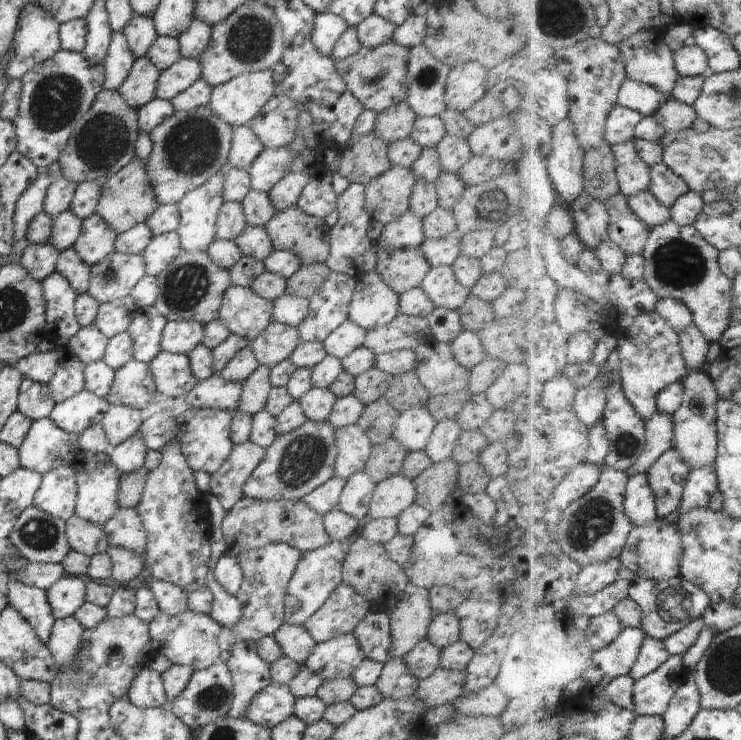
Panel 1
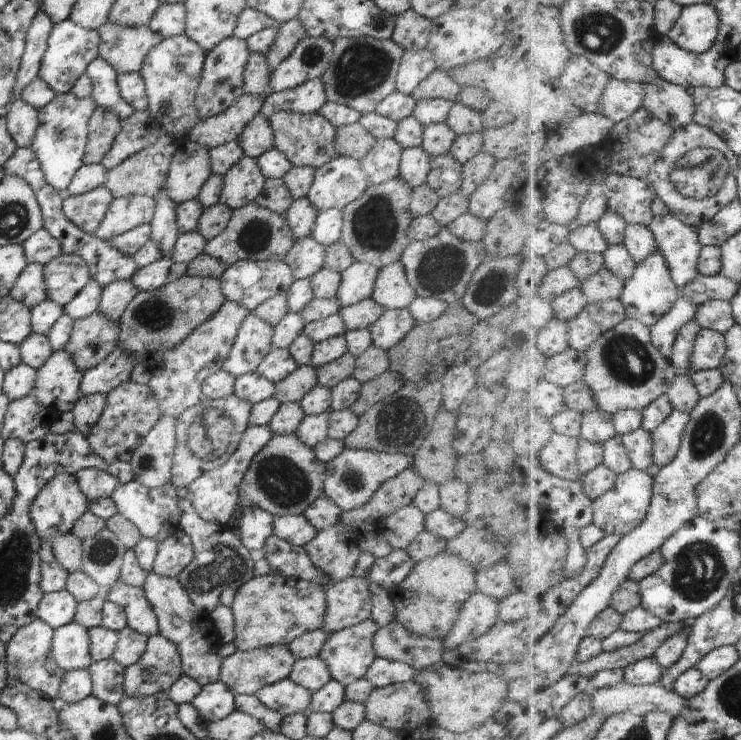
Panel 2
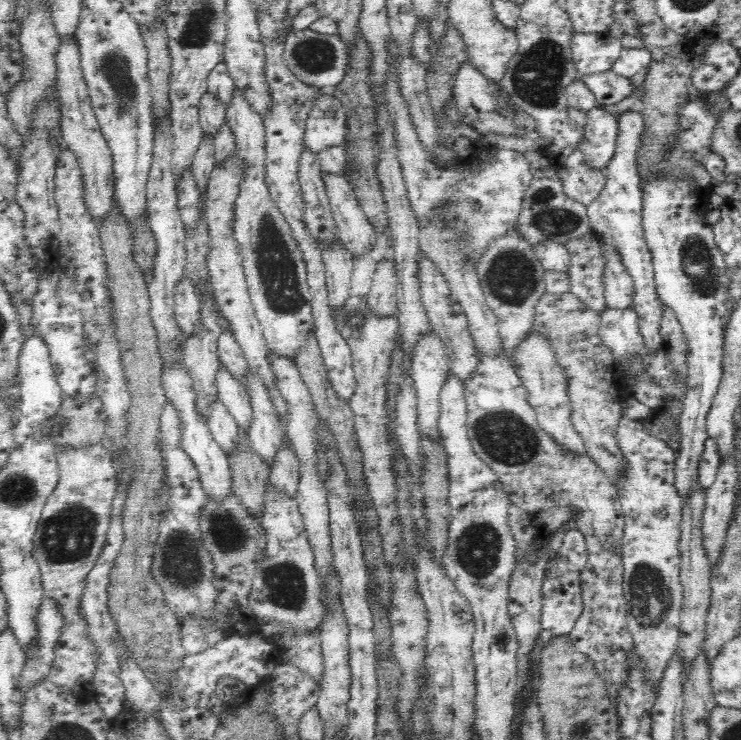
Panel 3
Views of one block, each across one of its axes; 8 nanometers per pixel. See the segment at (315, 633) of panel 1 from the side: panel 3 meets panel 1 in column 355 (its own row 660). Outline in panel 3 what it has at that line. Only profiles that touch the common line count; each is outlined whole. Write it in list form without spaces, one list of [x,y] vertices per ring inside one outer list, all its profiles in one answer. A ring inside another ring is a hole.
[[[484,355],[479,357],[478,366],[474,369],[474,372],[471,374],[471,377],[465,382],[465,396],[466,396],[466,406],[468,409],[466,430],[468,433],[468,438],[470,443],[472,443],[472,448],[474,452],[482,461],[484,461],[496,474],[499,476],[500,482],[503,484],[503,488],[510,497],[510,500],[513,504],[518,505],[521,509],[529,511],[531,513],[544,510],[546,507],[553,507],[554,505],[571,505],[579,508],[581,510],[581,516],[576,520],[576,529],[584,533],[586,537],[586,546],[589,552],[588,560],[584,570],[581,572],[581,590],[582,600],[584,602],[584,609],[580,618],[578,618],[575,628],[570,632],[569,636],[574,641],[574,649],[576,651],[583,653],[588,657],[592,663],[594,663],[594,669],[598,671],[600,675],[600,682],[604,682],[607,688],[607,695],[610,697],[611,703],[616,705],[618,702],[618,690],[628,682],[629,676],[629,653],[633,648],[633,637],[629,630],[629,625],[627,624],[627,609],[626,609],[626,600],[623,594],[623,574],[624,574],[624,565],[622,565],[622,538],[624,534],[624,516],[622,510],[622,503],[619,501],[618,489],[606,473],[589,457],[587,454],[572,454],[570,450],[564,450],[559,447],[559,444],[551,437],[550,434],[544,432],[544,429],[539,425],[537,421],[537,414],[534,410],[534,407],[528,402],[528,390],[523,386],[522,379],[520,375],[514,371],[514,367],[510,365],[508,359],[505,355]]]

